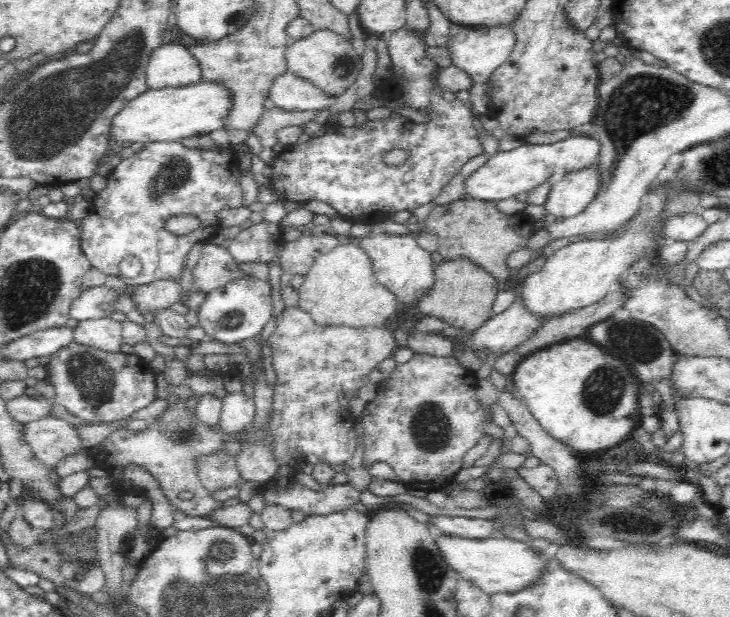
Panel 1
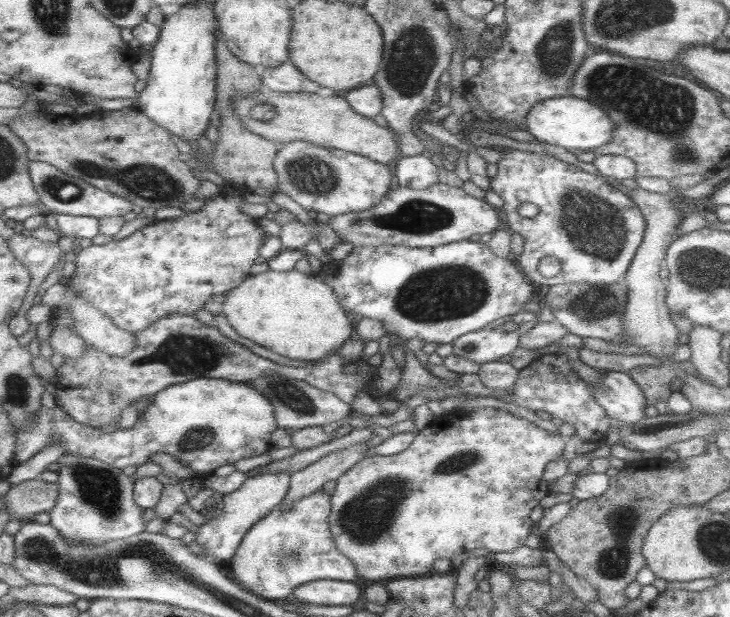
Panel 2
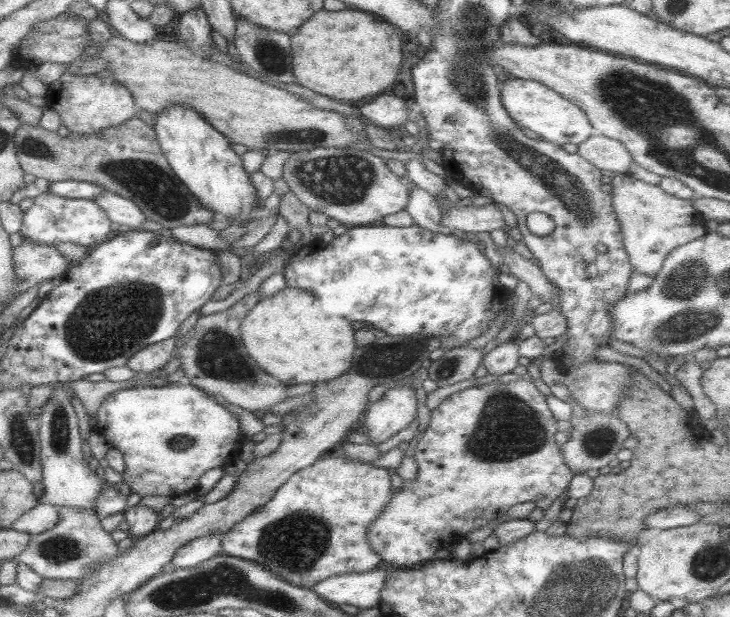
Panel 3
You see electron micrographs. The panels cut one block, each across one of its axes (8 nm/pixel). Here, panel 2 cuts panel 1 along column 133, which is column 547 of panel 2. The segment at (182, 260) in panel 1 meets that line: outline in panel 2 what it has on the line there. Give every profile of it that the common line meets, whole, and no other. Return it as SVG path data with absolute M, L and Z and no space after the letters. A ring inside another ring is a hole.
M506 147L498 149L502 156L495 163L496 174L489 178L488 188L503 201L501 207L509 232L523 238L522 252L515 256L514 261L525 278L535 286L547 284L549 287L561 283L603 286L622 279L643 238L645 228L643 215L632 200L607 184L603 177L585 172L553 156ZM524 202L537 206L538 213L532 218L517 214L517 206ZM543 256L553 256L559 260L560 270L552 277L543 277L537 272L537 264Z

